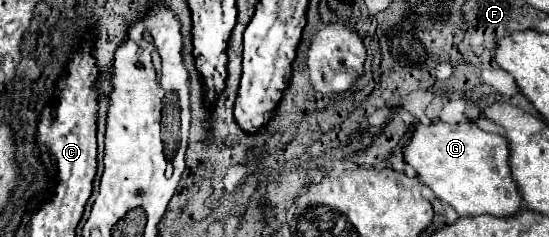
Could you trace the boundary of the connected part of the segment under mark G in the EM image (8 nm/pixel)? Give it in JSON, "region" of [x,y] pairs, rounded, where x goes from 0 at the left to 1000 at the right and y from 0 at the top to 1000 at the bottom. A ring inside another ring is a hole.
{"region":[[[798,506],[780,532],[761,515],[736,616],[736,675],[758,717],[761,759],[783,785],[798,844],[820,861],[838,911],[933,911],[951,869],[951,835],[929,743],[922,582],[882,557],[860,515],[812,523]]]}

